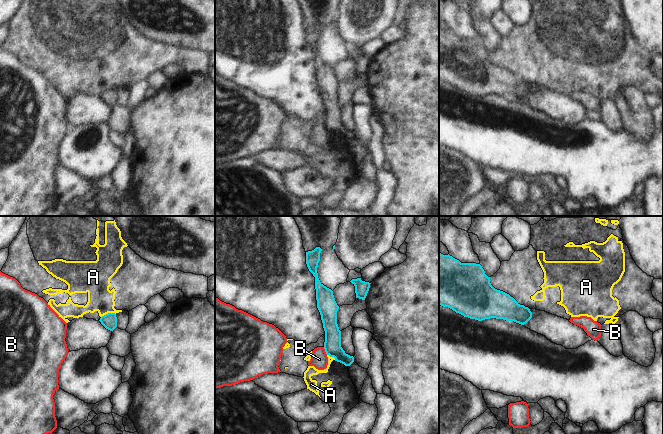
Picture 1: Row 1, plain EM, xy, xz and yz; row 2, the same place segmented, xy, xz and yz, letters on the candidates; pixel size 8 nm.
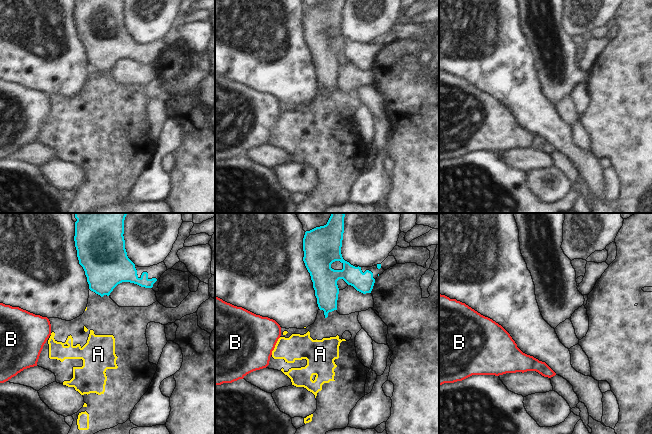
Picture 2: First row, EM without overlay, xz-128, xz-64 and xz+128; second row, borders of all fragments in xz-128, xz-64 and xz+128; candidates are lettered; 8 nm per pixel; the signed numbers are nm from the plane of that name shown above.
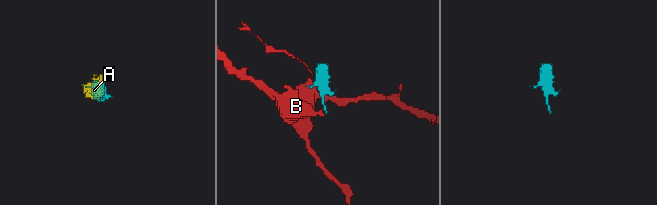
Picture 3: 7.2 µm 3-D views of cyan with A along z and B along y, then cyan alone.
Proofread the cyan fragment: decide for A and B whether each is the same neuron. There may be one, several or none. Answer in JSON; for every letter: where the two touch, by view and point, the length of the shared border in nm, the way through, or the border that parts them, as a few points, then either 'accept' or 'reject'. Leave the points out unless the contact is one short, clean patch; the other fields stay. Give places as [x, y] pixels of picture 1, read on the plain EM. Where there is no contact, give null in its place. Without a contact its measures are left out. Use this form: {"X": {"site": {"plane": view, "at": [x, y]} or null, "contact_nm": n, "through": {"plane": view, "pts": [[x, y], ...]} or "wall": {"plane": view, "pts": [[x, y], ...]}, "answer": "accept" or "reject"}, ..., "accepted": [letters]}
{"A": {"site": {"plane": "xy", "at": [108, 89]}, "contact_nm": 120, "wall": {"plane": "xy", "pts": [[115, 89], [106, 89], [101, 93]]}, "answer": "reject"}, "B": {"site": {"plane": "xz", "at": [325, 127]}, "contact_nm": 70, "wall": {"plane": "xz", "pts": [[323, 123], [327, 130]]}, "answer": "reject"}, "accepted": []}

